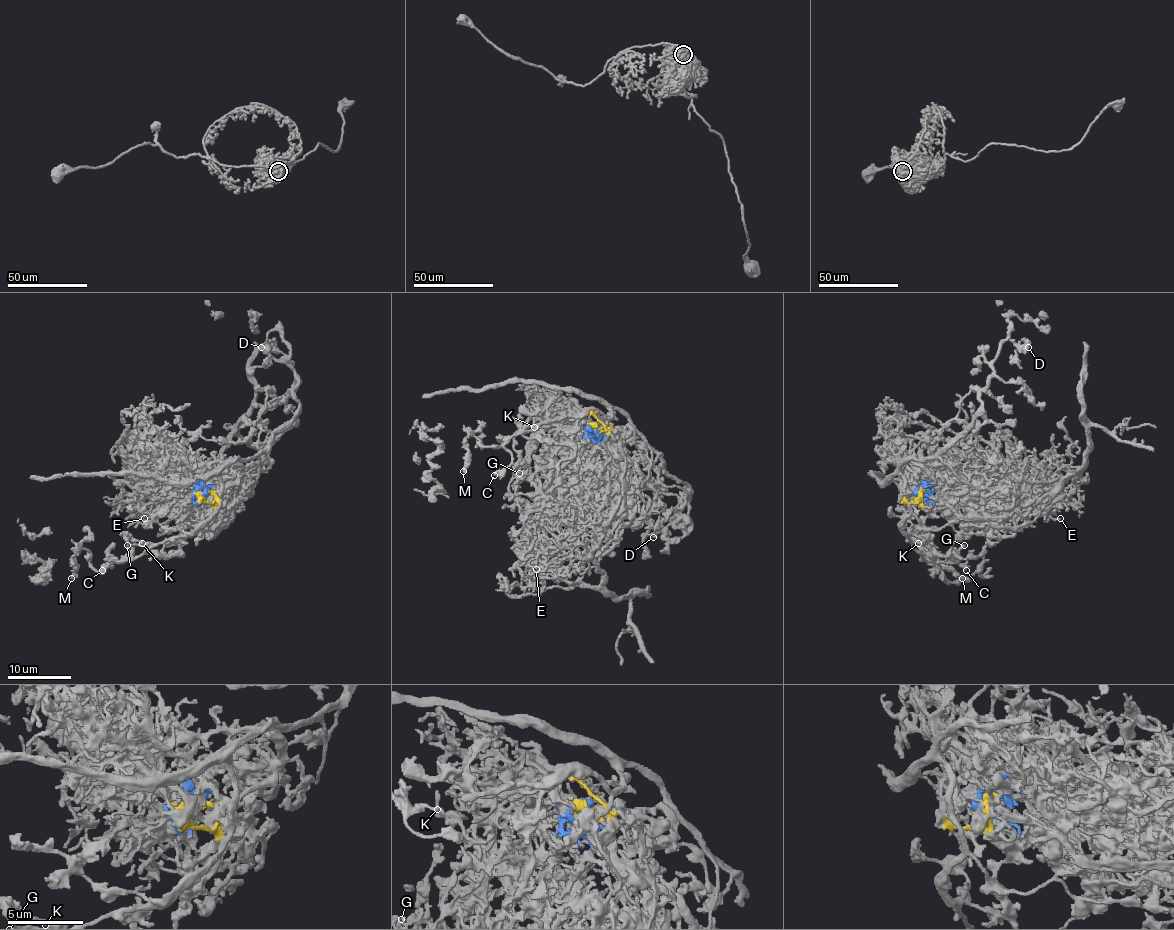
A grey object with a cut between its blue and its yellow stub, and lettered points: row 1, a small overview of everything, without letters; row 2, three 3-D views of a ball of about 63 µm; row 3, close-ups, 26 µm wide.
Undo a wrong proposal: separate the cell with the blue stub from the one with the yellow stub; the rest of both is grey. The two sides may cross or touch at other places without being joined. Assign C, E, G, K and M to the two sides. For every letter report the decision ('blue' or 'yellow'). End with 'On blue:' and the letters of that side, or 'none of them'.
C: yellow
E: blue
G: yellow
K: yellow
M: yellow
On blue: E

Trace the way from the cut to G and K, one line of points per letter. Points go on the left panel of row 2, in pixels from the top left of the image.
G: (205, 493), (214, 497), (205, 517), (213, 520), (214, 514), (184, 535), (112, 562), (128, 552), (126, 544)
K: (205, 493), (214, 497), (205, 520), (214, 514), (185, 535), (176, 552), (152, 556), (129, 544), (142, 543)

